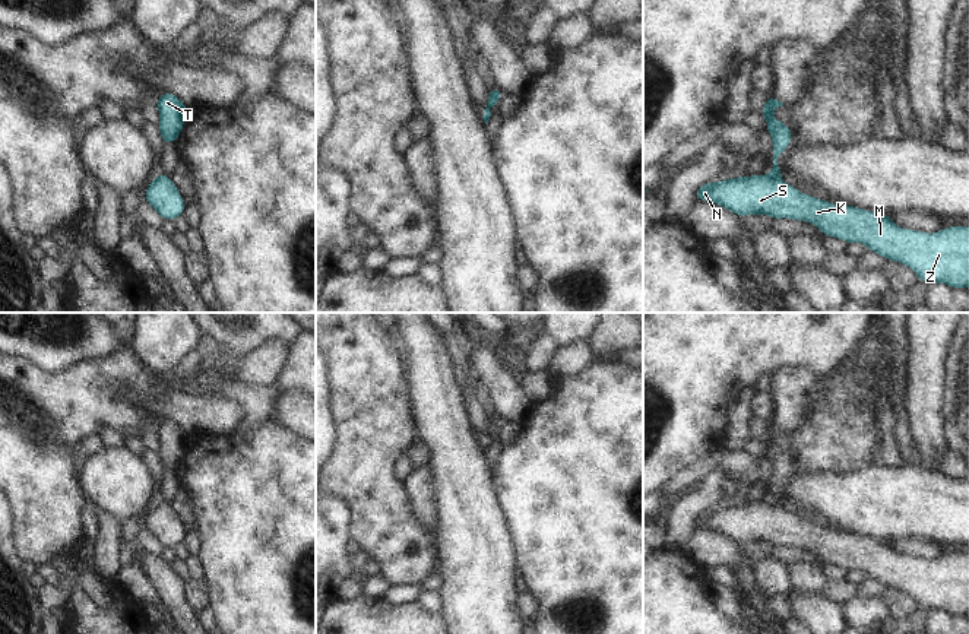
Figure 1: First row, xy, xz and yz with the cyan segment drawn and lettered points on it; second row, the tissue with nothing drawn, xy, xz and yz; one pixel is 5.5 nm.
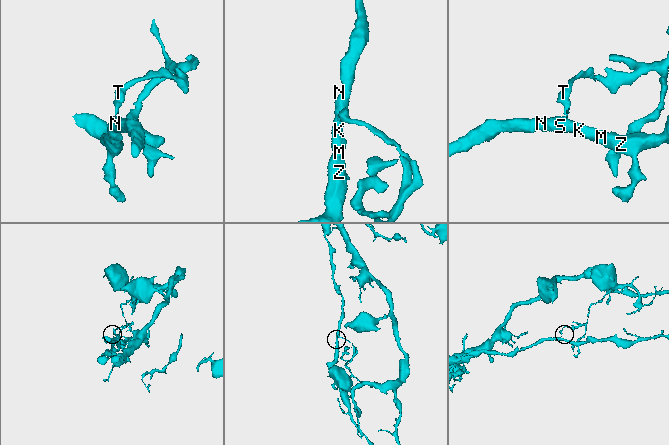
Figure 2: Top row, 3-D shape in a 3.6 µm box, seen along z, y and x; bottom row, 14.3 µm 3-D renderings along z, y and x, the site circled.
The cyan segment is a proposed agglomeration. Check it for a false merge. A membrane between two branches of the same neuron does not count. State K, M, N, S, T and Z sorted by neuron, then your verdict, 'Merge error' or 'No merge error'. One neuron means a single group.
Groups: K M N S Z / T. Merge error

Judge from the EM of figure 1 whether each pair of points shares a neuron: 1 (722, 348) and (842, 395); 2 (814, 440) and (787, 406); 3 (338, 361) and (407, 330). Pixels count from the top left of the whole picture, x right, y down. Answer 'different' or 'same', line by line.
1: different
2: different
3: different

